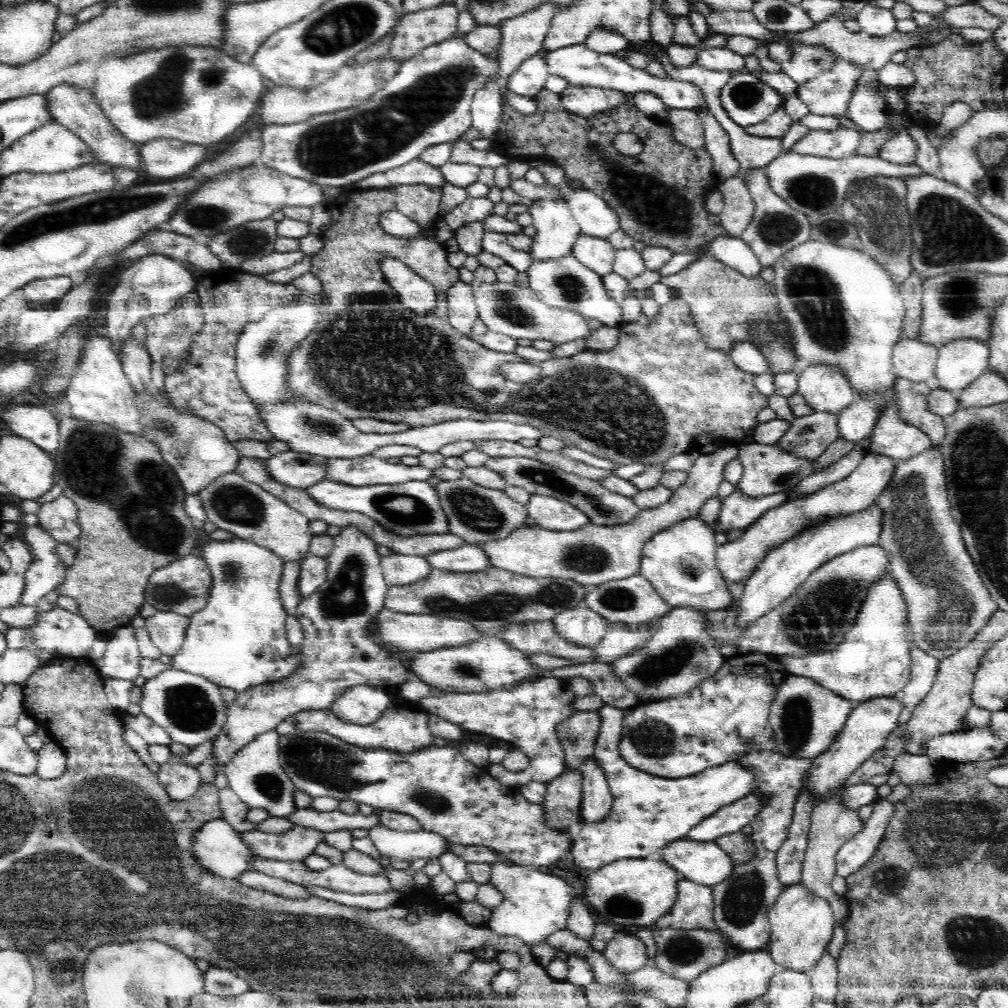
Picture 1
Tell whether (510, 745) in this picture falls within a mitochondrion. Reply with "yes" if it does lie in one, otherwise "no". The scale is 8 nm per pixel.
no

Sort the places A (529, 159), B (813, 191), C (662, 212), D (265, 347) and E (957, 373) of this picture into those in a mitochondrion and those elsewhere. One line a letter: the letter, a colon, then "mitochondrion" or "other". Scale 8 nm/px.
A: other
B: mitochondrion
C: mitochondrion
D: mitochondrion
E: other

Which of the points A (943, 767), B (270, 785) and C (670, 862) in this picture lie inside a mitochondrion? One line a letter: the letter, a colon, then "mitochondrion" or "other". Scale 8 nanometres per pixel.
A: other
B: mitochondrion
C: other

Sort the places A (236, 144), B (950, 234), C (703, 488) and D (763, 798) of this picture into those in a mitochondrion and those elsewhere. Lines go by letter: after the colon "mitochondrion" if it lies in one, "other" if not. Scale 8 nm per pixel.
A: other
B: mitochondrion
C: other
D: other

